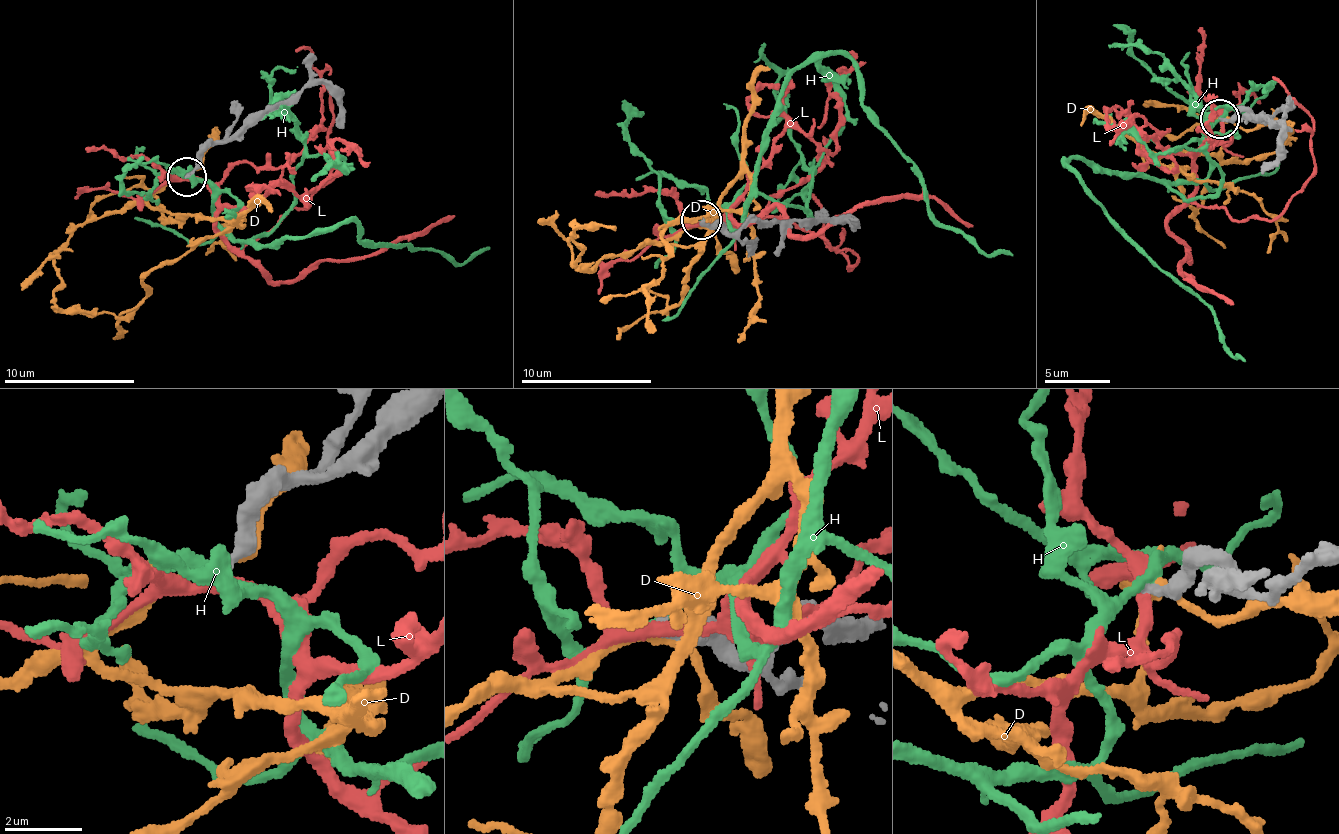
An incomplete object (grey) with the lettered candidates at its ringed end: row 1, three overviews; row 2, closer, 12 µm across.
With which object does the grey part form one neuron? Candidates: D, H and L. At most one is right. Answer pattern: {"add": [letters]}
{"add": []}

